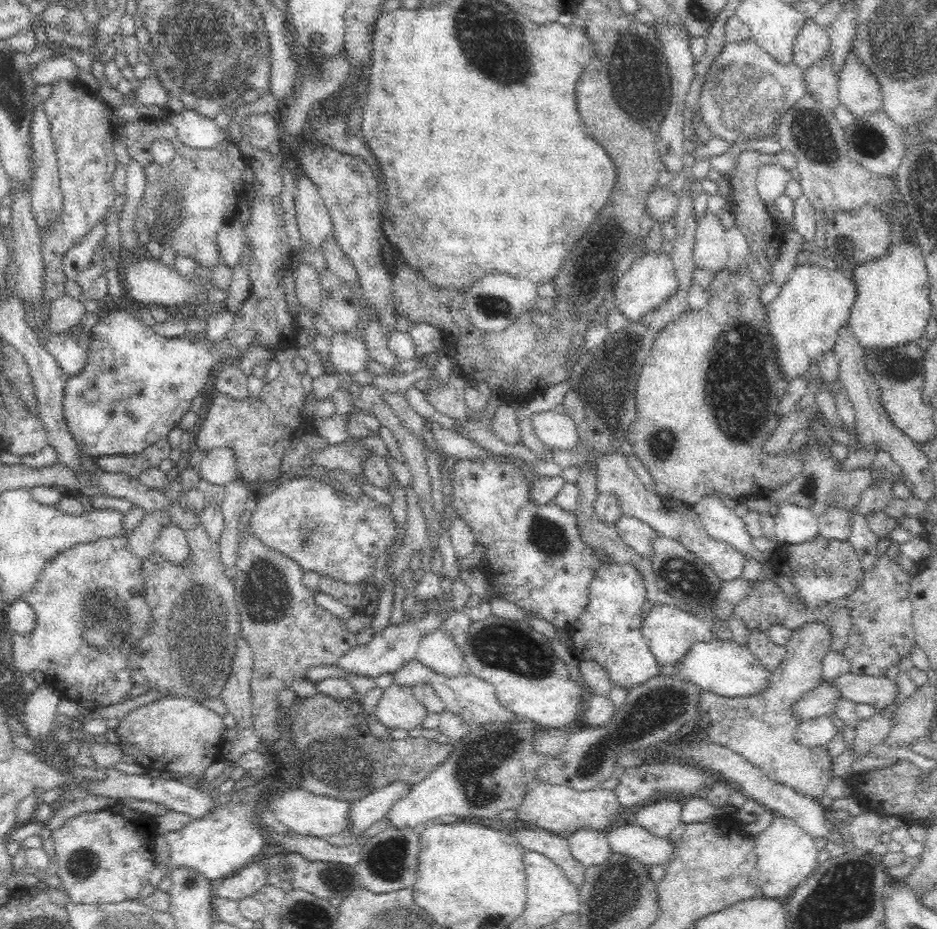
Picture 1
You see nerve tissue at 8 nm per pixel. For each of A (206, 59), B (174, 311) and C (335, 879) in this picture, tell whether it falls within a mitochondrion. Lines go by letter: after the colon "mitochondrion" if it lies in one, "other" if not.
A: mitochondrion
B: other
C: mitochondrion

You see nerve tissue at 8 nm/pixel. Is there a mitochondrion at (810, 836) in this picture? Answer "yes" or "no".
no

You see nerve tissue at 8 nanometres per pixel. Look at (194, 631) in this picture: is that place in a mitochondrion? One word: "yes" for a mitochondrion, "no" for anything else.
yes

